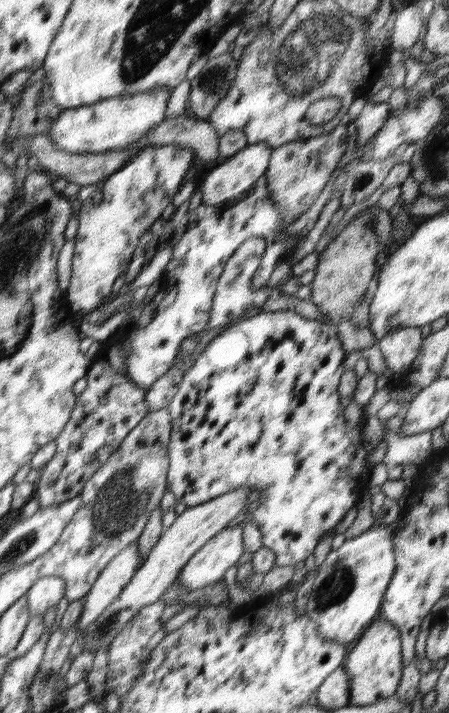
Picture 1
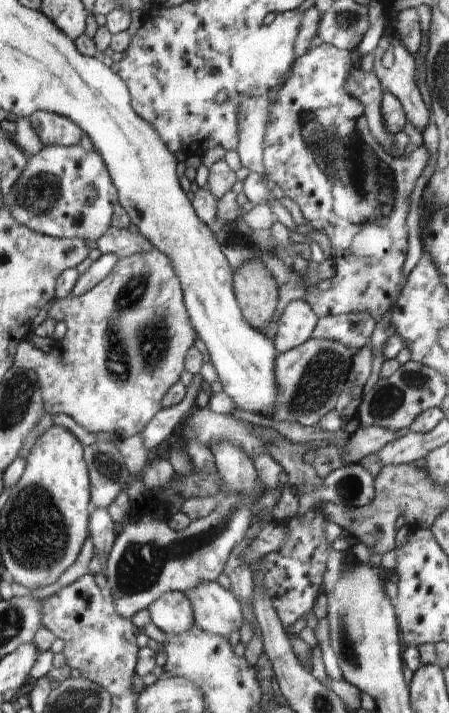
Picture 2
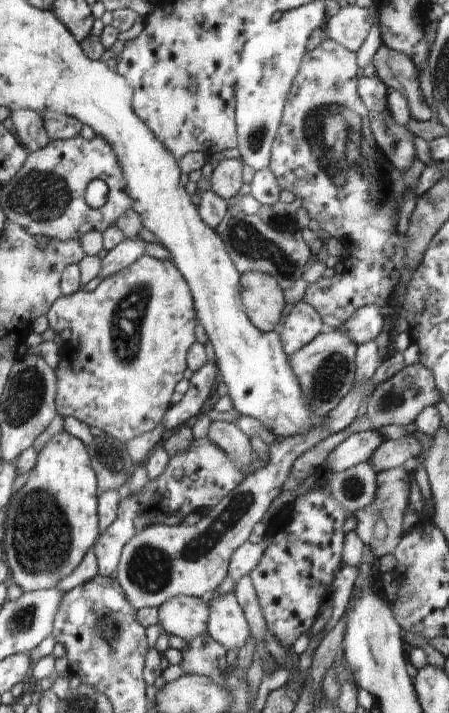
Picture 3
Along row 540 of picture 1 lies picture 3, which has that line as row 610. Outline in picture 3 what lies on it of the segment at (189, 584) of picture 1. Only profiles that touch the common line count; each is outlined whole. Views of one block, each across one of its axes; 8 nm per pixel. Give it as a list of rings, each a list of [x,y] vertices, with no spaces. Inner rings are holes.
[[[214,592],[206,600],[209,615],[207,633],[226,650],[244,646],[249,634],[249,624],[233,592]]]

